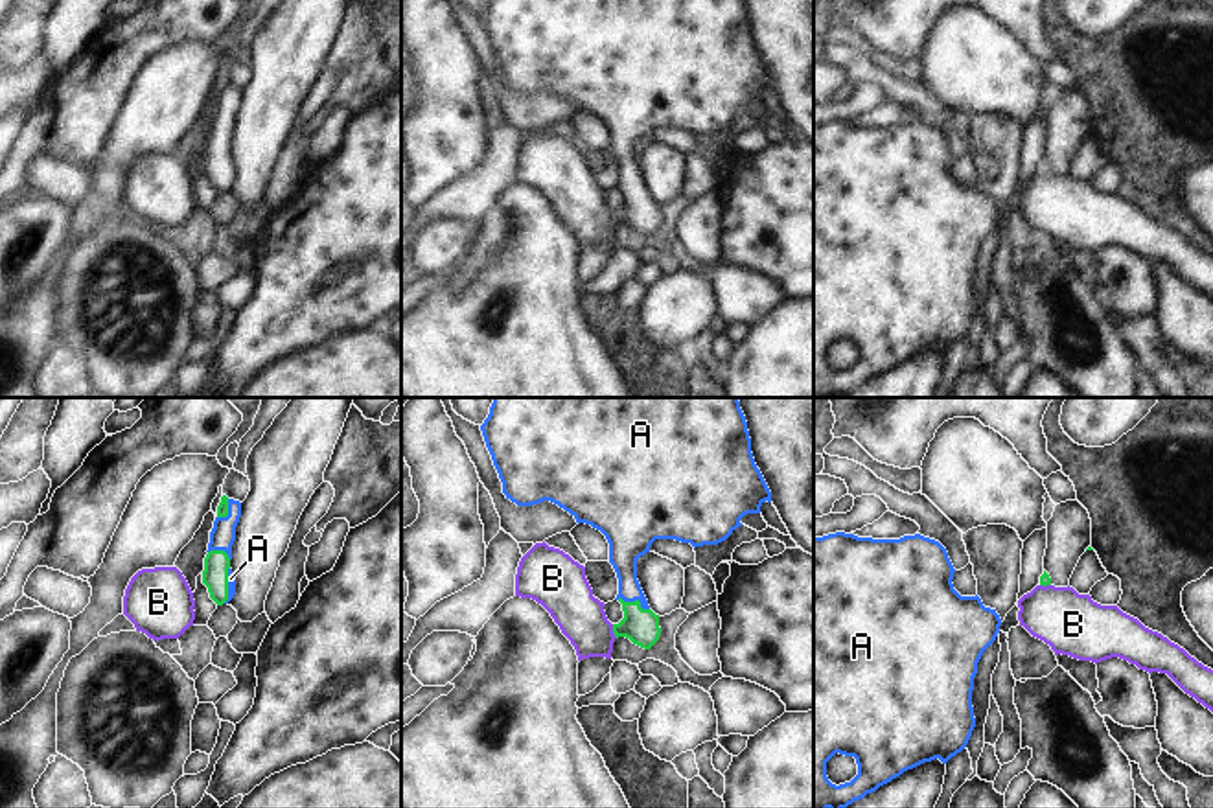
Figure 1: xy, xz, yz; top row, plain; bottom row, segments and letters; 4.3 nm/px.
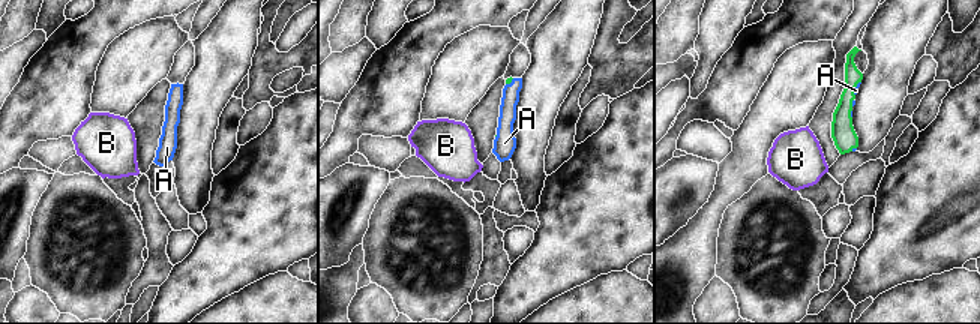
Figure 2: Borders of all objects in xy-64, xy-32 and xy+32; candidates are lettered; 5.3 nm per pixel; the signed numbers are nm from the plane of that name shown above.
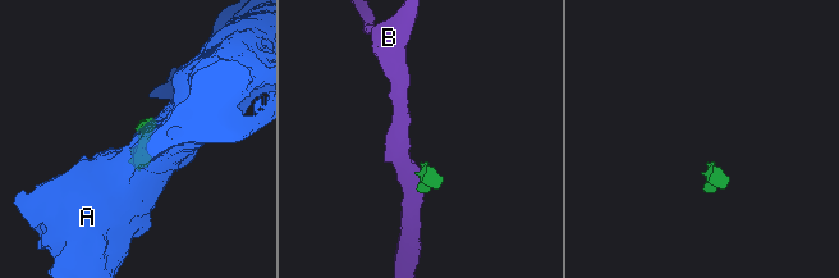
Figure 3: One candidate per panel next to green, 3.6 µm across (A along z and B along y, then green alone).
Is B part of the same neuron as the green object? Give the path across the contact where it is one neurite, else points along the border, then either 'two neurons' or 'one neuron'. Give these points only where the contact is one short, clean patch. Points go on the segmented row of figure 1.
border along xz (612, 624), (612, 632), (617, 637); two neurons

